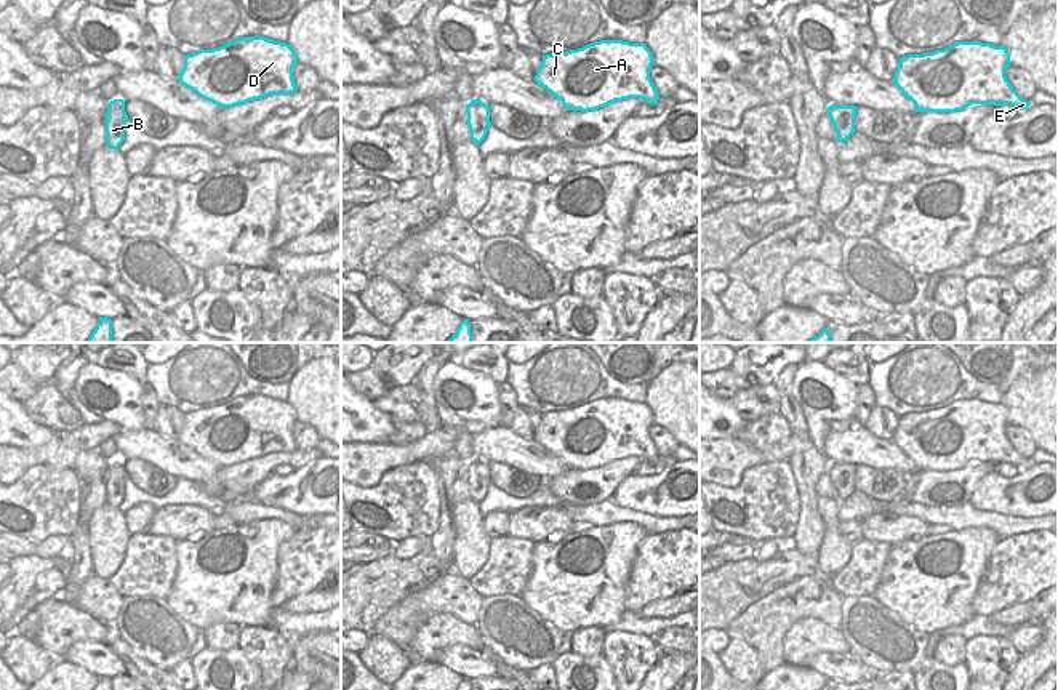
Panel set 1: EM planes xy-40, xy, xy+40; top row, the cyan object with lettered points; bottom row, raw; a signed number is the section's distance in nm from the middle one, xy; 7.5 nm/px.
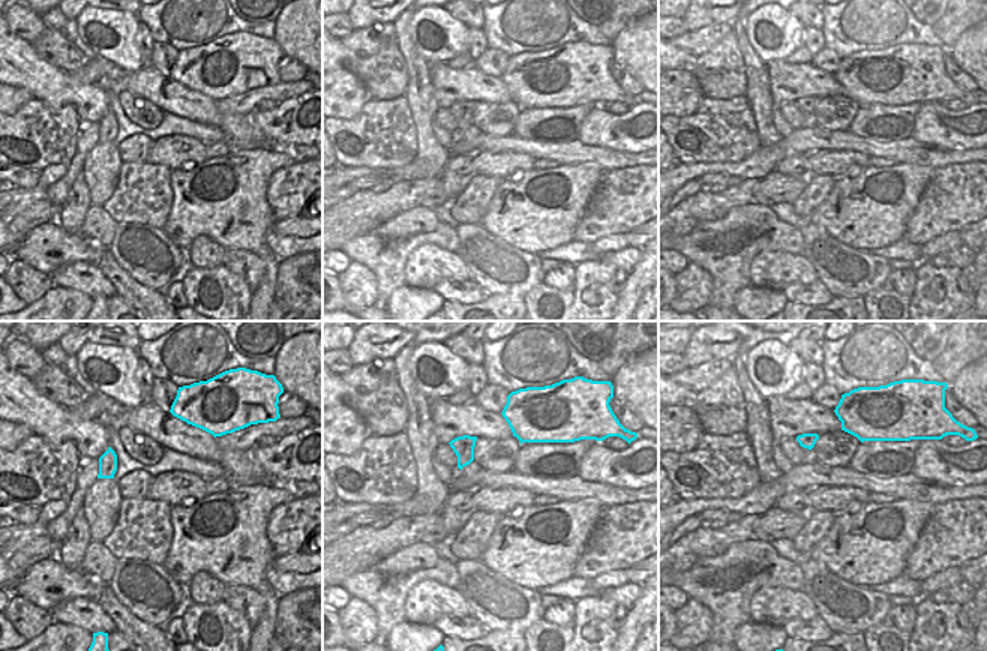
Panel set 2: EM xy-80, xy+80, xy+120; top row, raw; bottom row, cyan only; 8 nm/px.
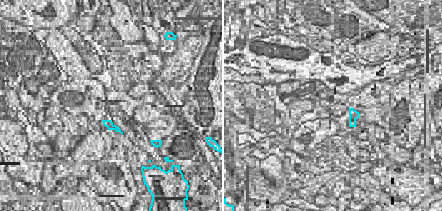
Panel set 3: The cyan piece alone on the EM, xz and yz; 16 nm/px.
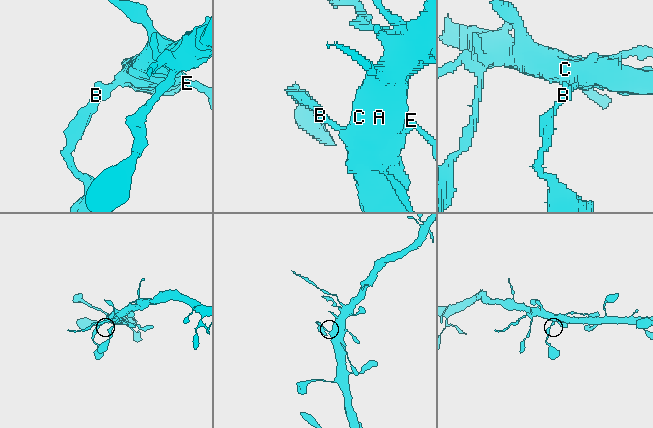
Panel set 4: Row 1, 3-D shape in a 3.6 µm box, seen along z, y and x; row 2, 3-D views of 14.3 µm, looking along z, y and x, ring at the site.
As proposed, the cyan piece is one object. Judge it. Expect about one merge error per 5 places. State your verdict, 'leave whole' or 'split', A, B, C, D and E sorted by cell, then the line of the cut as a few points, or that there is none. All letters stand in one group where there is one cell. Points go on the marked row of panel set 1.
leave whole | A B C D E | no cut

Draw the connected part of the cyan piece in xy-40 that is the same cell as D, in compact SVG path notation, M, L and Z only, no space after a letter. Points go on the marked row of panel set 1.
M242 37L184 56L178 82L219 107L234 107L269 94L295 93L296 62L298 56L288 43Z

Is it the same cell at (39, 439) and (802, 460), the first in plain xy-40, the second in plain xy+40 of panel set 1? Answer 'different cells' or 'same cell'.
different cells

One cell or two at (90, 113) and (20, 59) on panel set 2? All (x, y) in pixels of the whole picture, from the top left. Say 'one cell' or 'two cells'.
one cell

